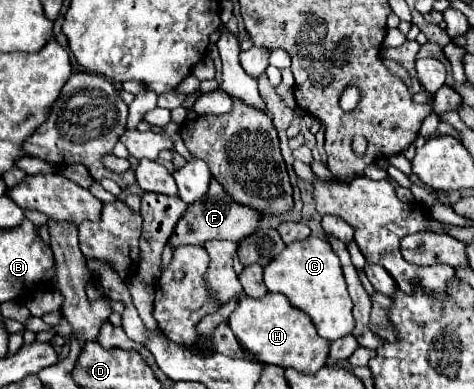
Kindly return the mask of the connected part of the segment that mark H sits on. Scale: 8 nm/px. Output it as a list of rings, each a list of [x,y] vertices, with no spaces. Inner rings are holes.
[[[268,293],[260,299],[242,295],[236,309],[228,317],[228,325],[244,351],[262,363],[296,369],[300,373],[314,373],[328,363],[330,343],[326,343],[314,331],[314,323],[304,311],[292,307],[290,301],[280,293]]]

